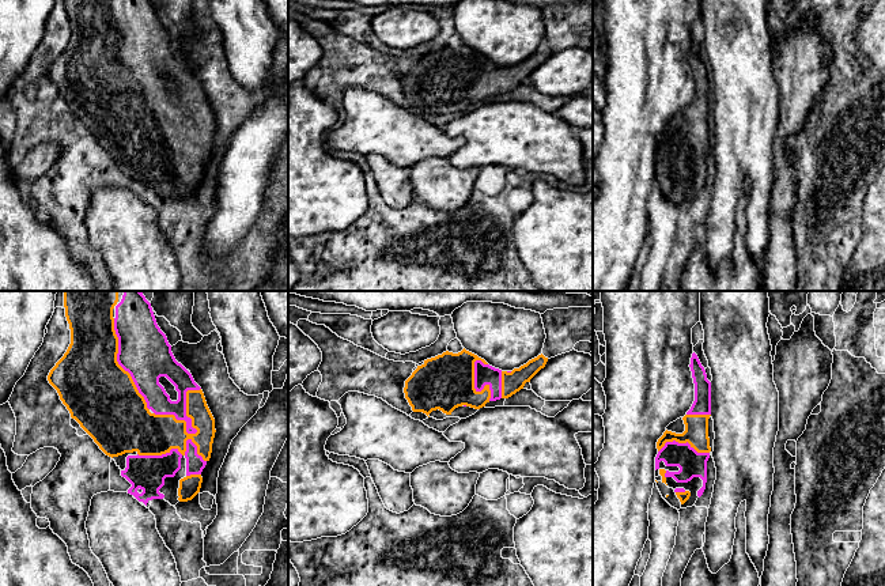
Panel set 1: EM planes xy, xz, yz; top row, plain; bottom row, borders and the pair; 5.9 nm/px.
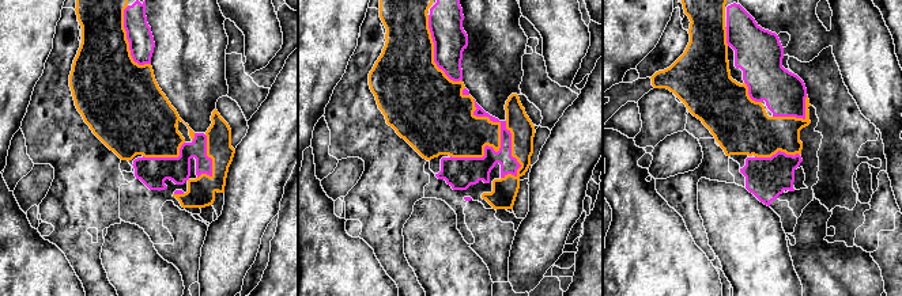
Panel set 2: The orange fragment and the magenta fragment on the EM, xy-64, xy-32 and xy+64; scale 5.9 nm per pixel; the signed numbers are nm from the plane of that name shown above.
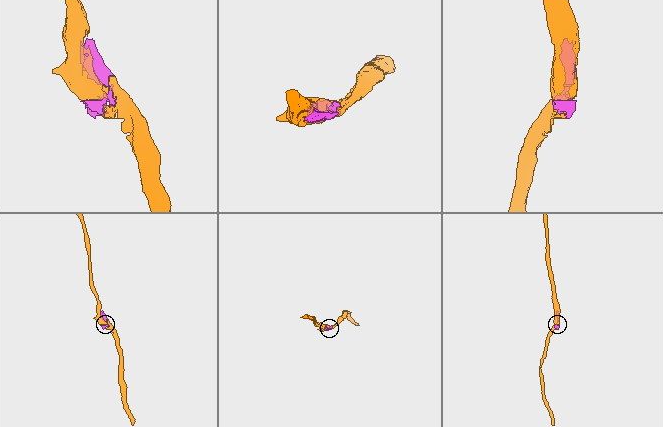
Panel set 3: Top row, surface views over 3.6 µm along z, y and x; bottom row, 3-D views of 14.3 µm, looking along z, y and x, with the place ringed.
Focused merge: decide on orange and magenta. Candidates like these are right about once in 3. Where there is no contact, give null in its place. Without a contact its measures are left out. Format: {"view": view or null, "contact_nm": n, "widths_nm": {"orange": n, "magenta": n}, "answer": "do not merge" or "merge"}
{"view": "xy", "contact_nm": 320, "widths_nm": {"orange": 240, "magenta": 120}, "answer": "merge"}

